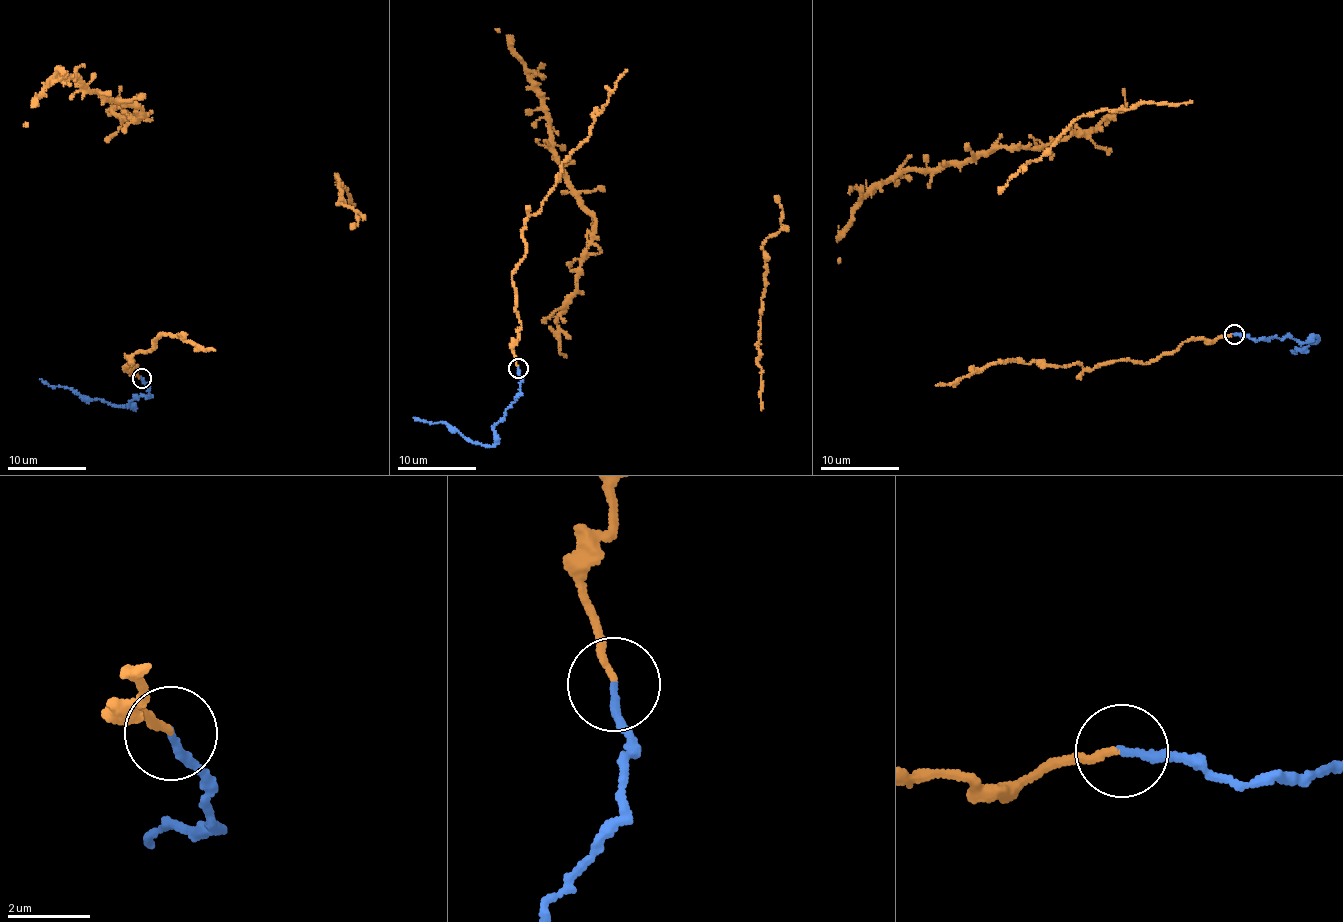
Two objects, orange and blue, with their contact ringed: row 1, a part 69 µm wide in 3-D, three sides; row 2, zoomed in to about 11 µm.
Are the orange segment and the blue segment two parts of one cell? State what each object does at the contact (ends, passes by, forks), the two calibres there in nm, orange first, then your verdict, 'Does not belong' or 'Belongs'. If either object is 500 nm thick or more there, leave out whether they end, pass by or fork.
At the ring orange ends. At the ring blue ends. Thickness 140 nm (orange) against 190 nm. Does not belong

